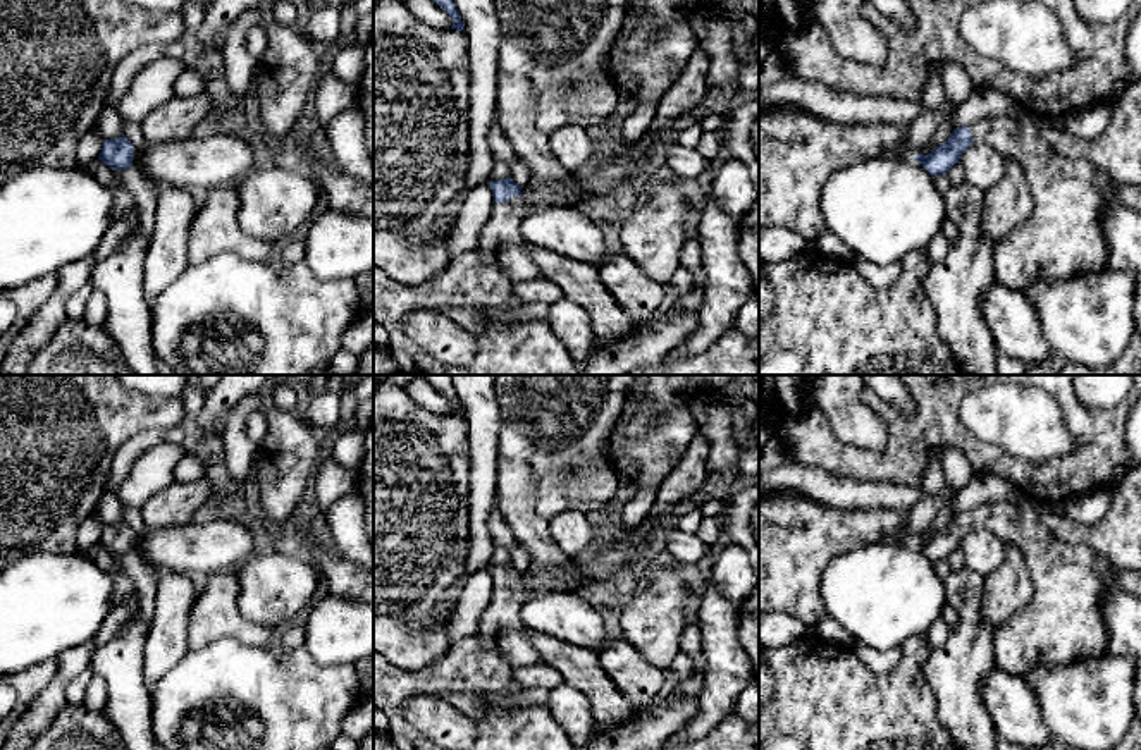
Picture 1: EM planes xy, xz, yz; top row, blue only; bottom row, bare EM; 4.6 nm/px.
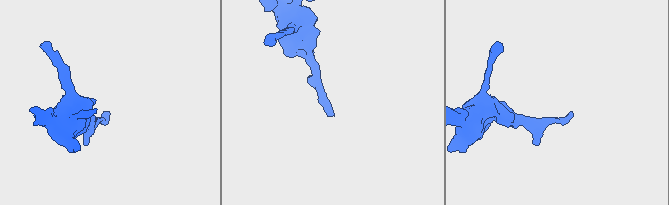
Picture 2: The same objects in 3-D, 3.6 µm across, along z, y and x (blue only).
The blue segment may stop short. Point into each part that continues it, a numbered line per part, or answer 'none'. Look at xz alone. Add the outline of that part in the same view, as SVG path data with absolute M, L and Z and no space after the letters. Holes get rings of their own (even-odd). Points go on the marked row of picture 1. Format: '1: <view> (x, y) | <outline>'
1: xz (501, 245) | M520 196L506 203L494 203L475 248L484 263L497 267L511 284L542 277L521 236L523 218Z

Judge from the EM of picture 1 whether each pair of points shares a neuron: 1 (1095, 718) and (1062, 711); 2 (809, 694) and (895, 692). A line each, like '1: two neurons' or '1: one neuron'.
1: one neuron
2: one neuron

